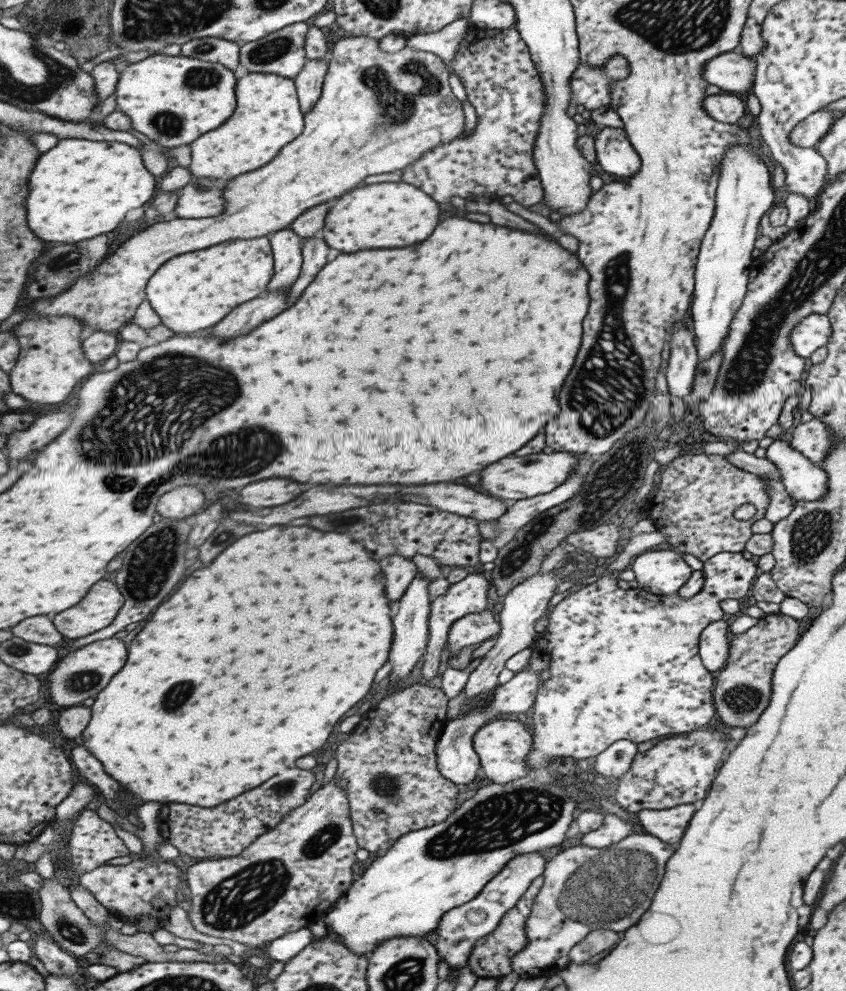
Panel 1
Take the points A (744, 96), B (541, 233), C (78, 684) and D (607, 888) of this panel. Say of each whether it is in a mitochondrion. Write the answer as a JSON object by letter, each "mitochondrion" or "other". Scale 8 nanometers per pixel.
{"A":"other","B":"other","C":"mitochondrion","D":"mitochondrion"}

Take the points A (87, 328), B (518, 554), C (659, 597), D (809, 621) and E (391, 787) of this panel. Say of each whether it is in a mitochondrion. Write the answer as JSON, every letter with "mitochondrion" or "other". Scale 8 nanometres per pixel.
{"A":"other","B":"mitochondrion","C":"other","D":"other","E":"mitochondrion"}

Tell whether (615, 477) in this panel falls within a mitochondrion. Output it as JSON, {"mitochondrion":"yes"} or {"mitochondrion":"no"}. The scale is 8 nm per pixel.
{"mitochondrion":"yes"}

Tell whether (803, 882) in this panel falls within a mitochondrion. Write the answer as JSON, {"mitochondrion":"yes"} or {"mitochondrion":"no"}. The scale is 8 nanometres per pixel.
{"mitochondrion":"no"}

